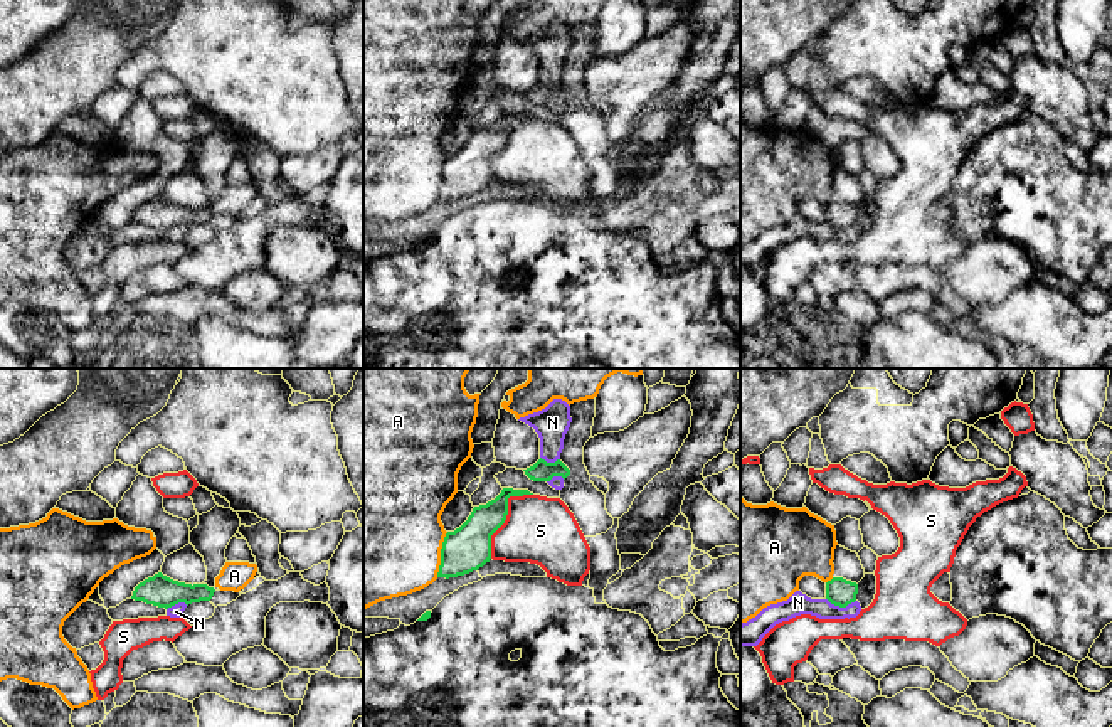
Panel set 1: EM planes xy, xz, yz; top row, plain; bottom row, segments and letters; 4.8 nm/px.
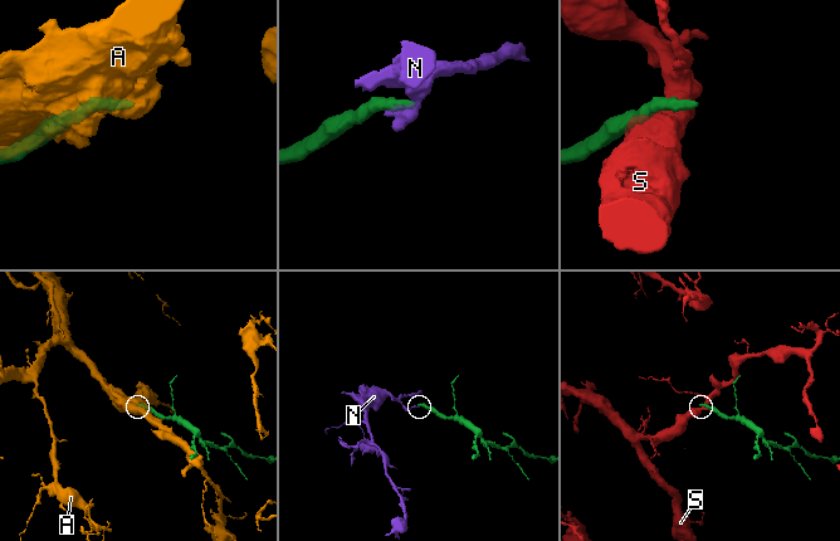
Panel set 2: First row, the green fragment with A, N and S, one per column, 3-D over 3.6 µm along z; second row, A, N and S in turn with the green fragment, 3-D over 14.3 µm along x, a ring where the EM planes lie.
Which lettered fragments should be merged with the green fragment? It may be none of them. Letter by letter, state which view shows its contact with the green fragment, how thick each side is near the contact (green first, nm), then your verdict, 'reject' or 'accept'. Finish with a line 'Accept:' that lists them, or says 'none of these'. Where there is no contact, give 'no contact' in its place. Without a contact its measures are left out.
A: xz | 220/480 nm | reject
N: yz | 130/100 nm | reject
S: xz | 220/320 nm | reject
Accept: none of these

